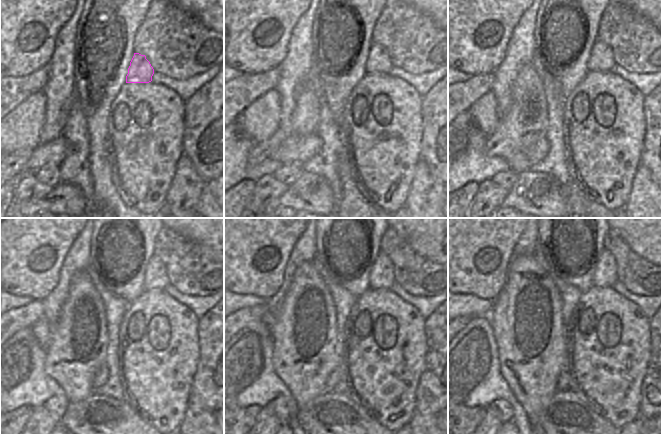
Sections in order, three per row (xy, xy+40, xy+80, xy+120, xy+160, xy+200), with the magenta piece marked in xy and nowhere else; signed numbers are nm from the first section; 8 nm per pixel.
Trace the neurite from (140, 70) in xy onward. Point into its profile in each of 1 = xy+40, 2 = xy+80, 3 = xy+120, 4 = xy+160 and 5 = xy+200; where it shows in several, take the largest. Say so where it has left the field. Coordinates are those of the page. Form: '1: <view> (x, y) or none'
1: xy+40 (378, 61)
2: xy+80 (601, 58)
3: xy+120 (155, 277)
4: xy+160 (382, 272)
5: xy+200 (605, 274)

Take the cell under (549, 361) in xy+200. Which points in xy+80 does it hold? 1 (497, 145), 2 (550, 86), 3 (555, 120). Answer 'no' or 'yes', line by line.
1: yes
2: no
3: no

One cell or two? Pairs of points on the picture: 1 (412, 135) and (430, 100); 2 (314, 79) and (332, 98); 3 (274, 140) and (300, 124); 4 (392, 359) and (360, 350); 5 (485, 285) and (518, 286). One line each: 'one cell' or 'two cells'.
1: two cells
2: one cell
3: two cells
4: one cell
5: two cells

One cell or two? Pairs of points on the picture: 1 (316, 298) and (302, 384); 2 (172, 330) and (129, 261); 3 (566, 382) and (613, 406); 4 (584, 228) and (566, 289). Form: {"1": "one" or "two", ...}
{"1": "one", "2": "two", "3": "two", "4": "two"}

